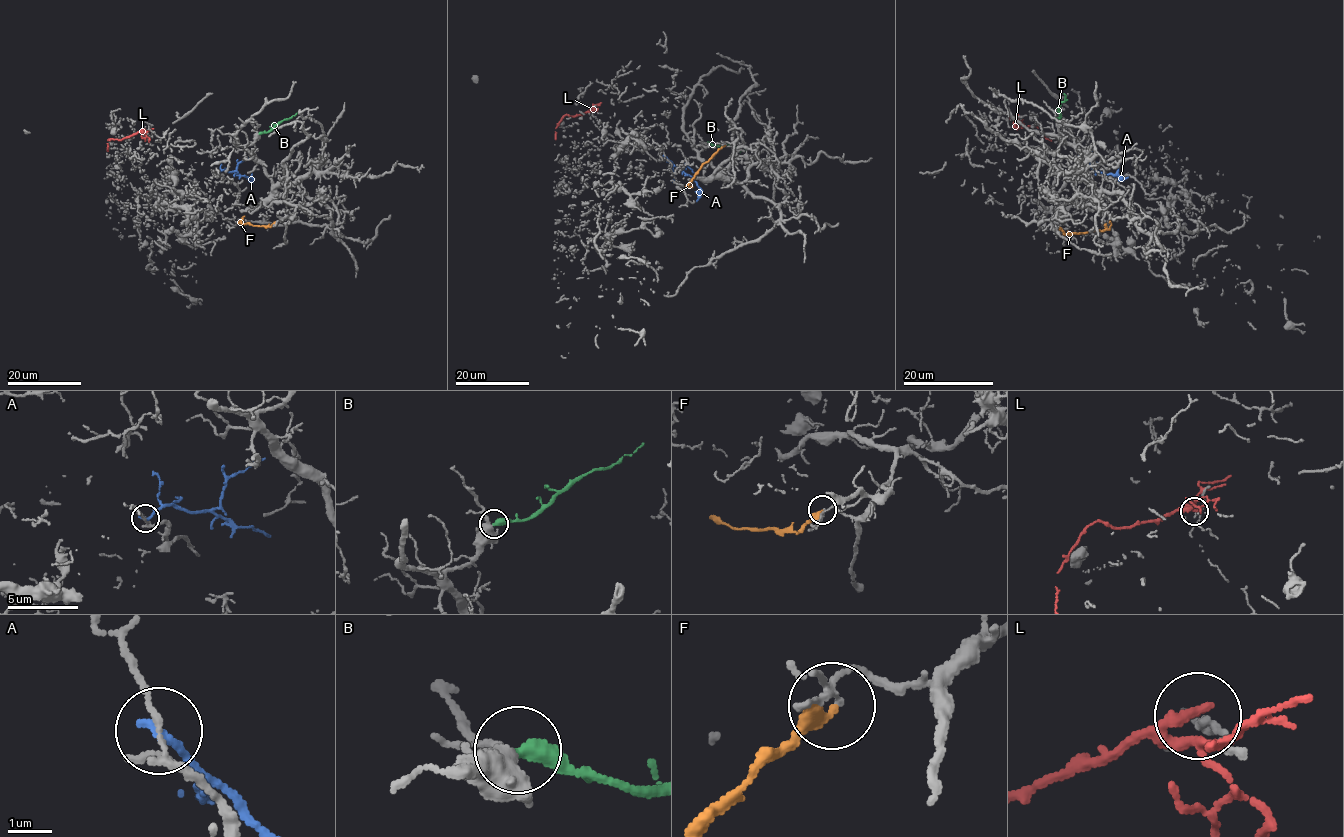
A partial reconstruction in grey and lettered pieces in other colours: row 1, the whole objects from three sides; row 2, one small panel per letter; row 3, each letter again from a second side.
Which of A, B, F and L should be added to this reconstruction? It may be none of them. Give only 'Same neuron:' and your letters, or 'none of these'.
Same neuron: B

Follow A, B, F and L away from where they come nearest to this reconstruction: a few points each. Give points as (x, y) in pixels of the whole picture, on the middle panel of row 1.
A: (664, 156), (697, 183), (700, 189), (697, 201)
B: (707, 143), (745, 149)
F: (724, 145), (702, 165), (688, 185), (692, 187)
L: (592, 112), (574, 116), (566, 114), (557, 127), (555, 139)

